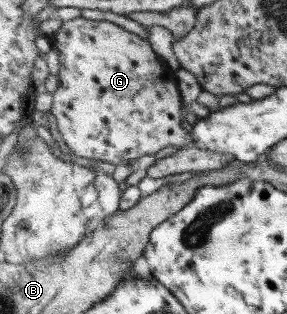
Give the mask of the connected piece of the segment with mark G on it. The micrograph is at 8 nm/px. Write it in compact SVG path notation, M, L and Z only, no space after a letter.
M76 17L70 19L60 25L57 25L57 30L52 37L53 48L59 52L59 77L57 89L52 93L53 102L50 111L54 114L57 120L57 128L61 133L61 138L76 156L82 156L86 159L96 159L102 162L108 162L113 165L125 164L129 161L135 162L137 158L148 156L164 150L169 147L196 147L193 141L191 131L186 132L182 126L182 96L178 89L178 80L176 80L175 70L171 69L166 62L155 51L150 40L144 40L142 36L128 32L119 24L110 21L92 20L89 18Z

